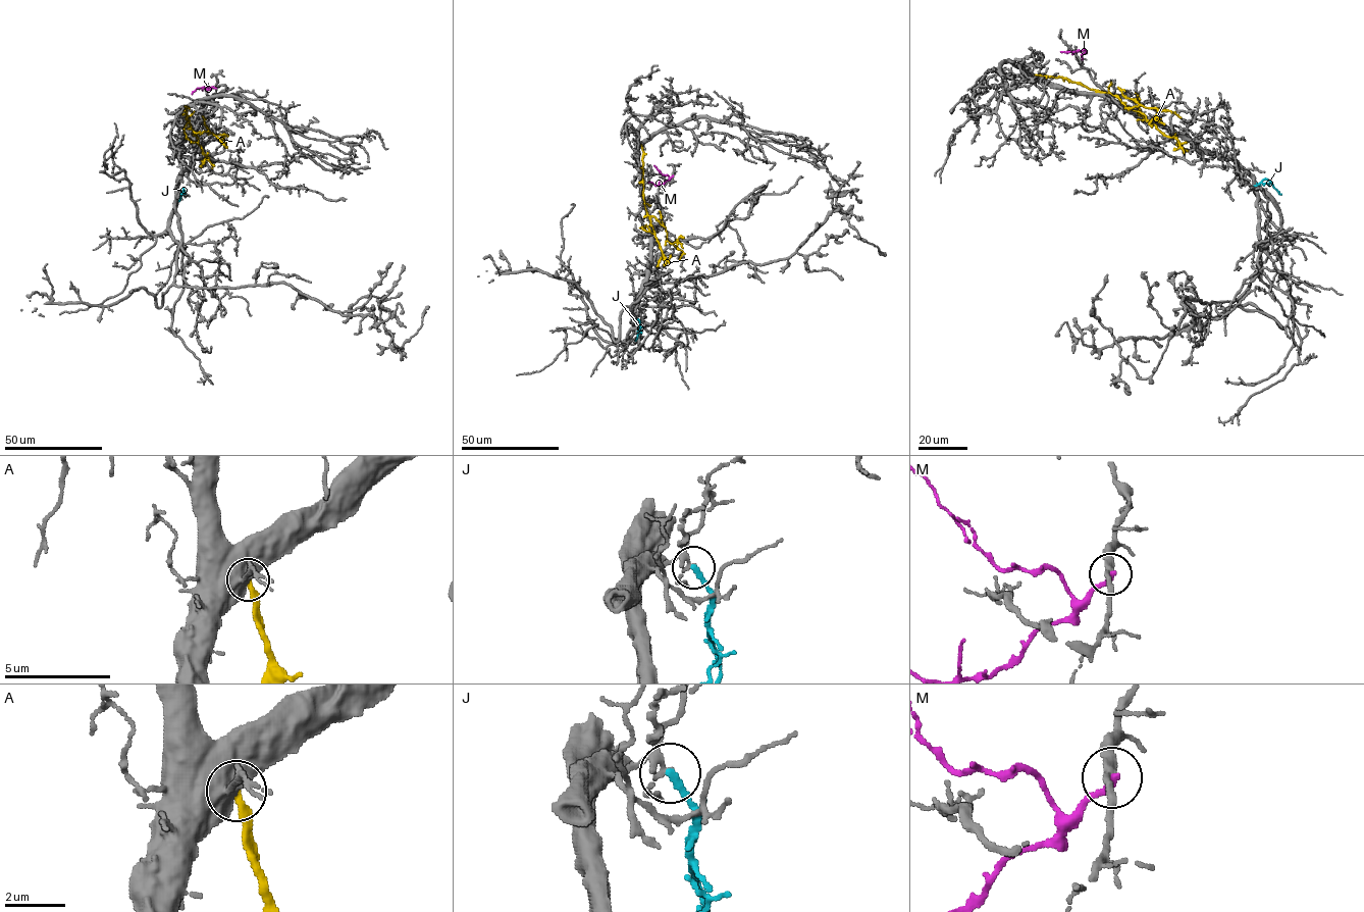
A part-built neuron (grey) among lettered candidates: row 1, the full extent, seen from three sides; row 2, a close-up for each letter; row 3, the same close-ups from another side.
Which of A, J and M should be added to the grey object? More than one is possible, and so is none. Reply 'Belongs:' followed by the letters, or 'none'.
Belongs: none

